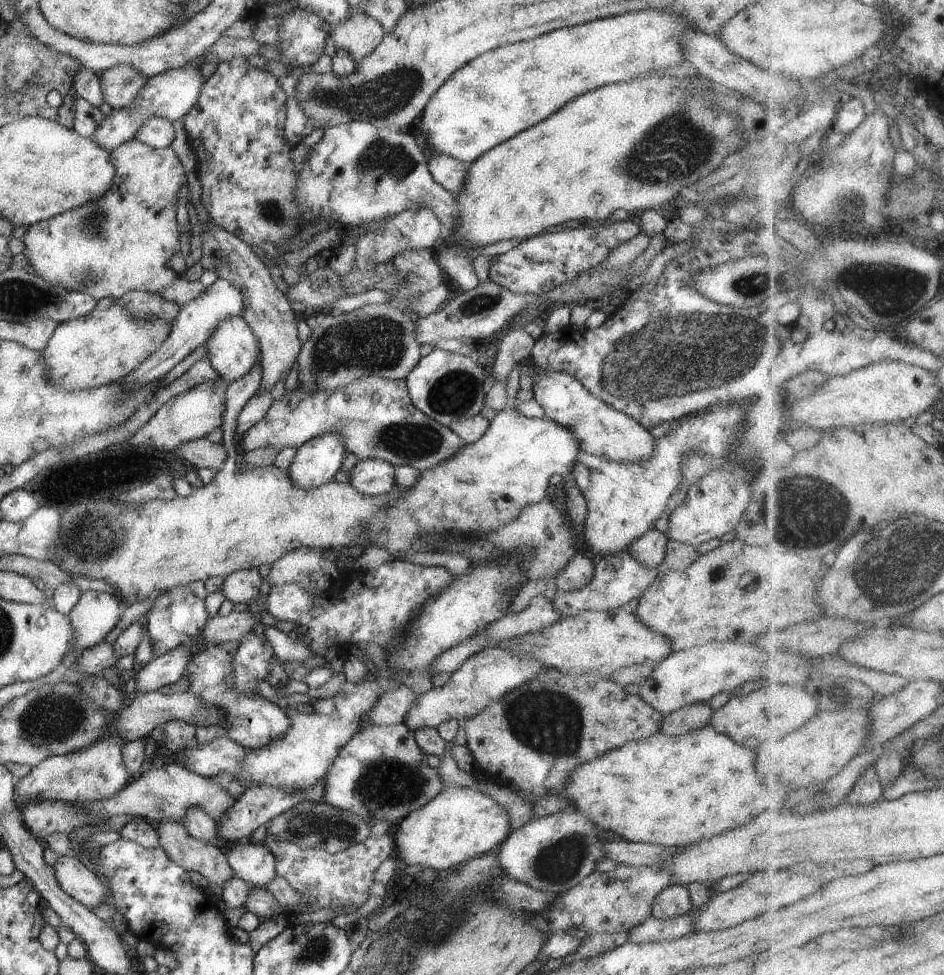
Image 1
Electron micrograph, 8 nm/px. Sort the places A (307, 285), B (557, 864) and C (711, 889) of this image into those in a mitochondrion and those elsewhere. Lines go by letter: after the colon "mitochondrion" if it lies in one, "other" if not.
A: other
B: mitochondrion
C: other

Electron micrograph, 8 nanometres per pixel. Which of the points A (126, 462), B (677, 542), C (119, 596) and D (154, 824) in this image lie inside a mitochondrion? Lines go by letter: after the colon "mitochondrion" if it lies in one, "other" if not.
A: other
B: other
C: other
D: other

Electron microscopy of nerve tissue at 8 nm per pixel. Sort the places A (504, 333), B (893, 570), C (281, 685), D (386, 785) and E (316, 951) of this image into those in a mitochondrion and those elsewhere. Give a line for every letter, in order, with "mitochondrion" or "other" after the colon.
A: other
B: mitochondrion
C: other
D: mitochondrion
E: mitochondrion

